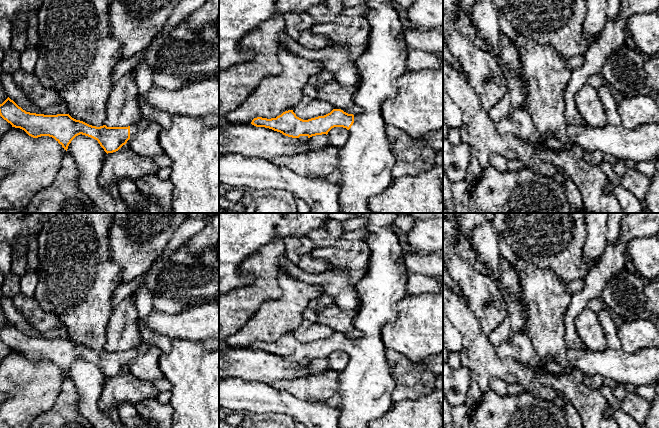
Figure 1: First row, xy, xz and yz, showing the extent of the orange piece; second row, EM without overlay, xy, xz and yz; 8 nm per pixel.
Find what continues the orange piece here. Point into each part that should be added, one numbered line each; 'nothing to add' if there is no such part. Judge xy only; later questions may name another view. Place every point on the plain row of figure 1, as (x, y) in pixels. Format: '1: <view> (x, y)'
1: xy (145, 366)

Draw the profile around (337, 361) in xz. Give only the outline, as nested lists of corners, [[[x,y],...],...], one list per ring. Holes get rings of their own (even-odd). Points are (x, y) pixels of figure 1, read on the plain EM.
[[[334,351],[327,358],[327,367],[341,373],[349,365],[349,354],[343,351]]]

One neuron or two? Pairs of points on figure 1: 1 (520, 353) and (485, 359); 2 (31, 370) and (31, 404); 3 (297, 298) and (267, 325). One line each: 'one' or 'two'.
1: two
2: one
3: one

